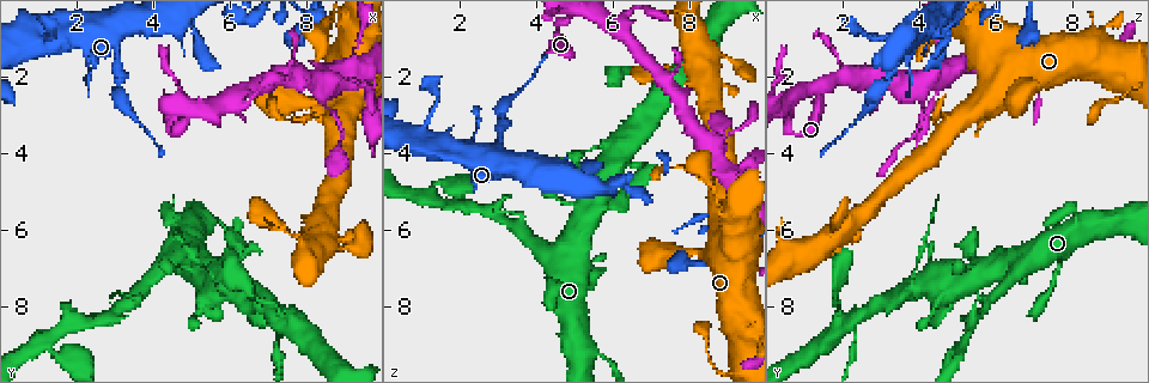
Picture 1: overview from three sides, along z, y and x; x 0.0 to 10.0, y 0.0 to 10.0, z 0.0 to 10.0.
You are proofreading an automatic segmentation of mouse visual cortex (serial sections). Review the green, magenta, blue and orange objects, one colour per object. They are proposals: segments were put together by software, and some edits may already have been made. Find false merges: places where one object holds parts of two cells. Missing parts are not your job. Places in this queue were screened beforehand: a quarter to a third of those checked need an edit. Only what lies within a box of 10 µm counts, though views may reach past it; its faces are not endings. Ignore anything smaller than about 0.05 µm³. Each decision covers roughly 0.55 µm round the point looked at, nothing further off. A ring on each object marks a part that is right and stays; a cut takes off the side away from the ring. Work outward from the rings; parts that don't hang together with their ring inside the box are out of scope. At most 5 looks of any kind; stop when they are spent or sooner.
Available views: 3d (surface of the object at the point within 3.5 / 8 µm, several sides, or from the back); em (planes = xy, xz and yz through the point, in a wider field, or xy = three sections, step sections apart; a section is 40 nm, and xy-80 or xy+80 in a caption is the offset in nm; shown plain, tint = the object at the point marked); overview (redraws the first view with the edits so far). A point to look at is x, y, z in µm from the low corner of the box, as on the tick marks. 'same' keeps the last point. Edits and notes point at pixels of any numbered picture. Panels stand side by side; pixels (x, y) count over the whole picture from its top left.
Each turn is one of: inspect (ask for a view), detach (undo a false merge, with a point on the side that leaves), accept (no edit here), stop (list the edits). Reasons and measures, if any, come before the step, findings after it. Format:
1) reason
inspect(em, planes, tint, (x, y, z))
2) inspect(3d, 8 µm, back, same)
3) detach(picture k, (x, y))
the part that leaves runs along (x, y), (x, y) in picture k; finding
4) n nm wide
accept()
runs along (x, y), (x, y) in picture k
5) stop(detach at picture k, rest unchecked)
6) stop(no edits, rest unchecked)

sharp bend
inspect(3d, 8 µm, (3.10, 1.30, 3.70))

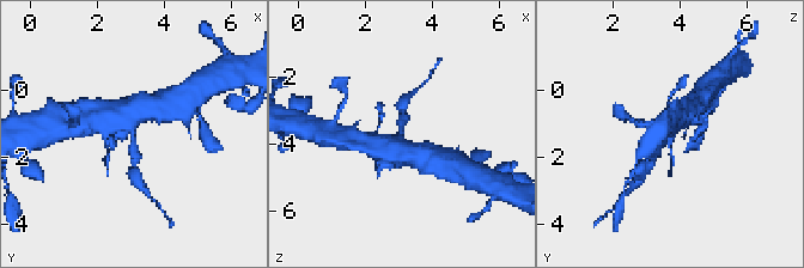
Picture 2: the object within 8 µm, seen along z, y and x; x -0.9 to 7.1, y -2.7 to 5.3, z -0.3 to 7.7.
inspect(3d, 3.5 µm, same)

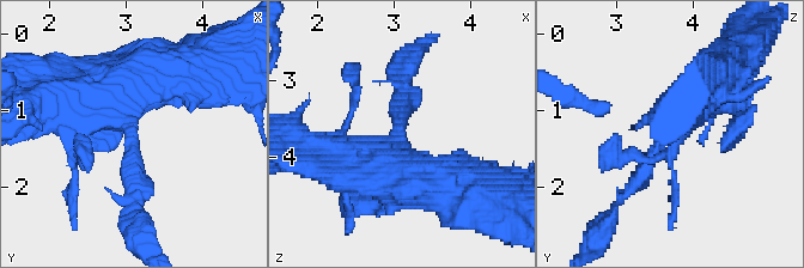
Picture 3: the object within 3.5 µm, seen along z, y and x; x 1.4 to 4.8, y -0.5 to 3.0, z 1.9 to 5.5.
inspect(em, xy, step 2, tint, (3.10, 1.25, 3.70))

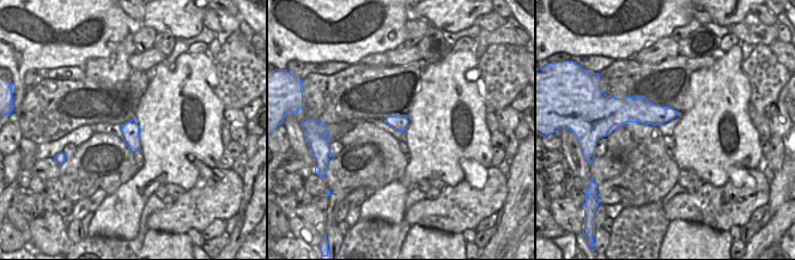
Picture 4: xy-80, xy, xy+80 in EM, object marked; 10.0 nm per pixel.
accept()
runs along (725, 98), (676, 120), (621, 201) in picture 3; one cell here

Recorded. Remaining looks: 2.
sudden change in width
inspect(3d, 8 µm, (9.35, 1.30, 4.50))

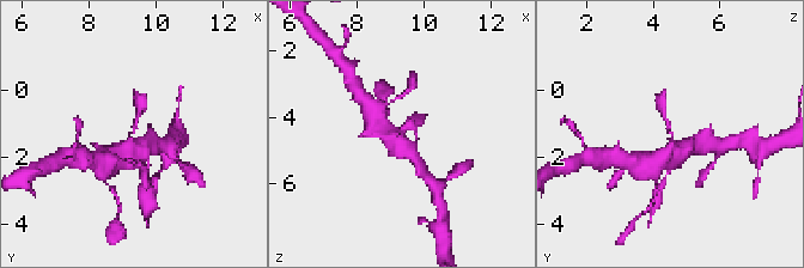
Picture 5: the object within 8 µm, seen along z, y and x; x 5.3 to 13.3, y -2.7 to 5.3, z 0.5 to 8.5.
arms of 150, 500 nm
inspect(em, xy, step 2, tint, same)

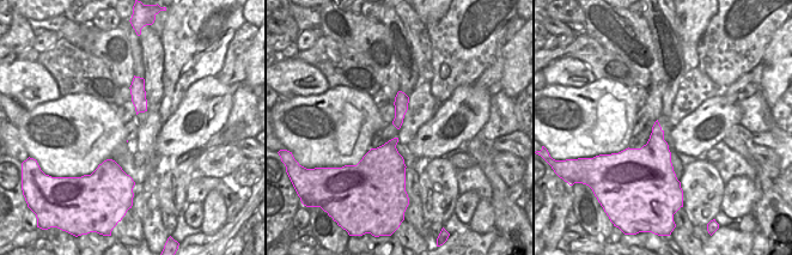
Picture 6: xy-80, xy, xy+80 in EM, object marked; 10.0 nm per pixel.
accept()
runs along (120, 160), (127, 156), (139, 101) in picture 5; one cell here

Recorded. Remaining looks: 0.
stop(no edits, rest unchecked)

